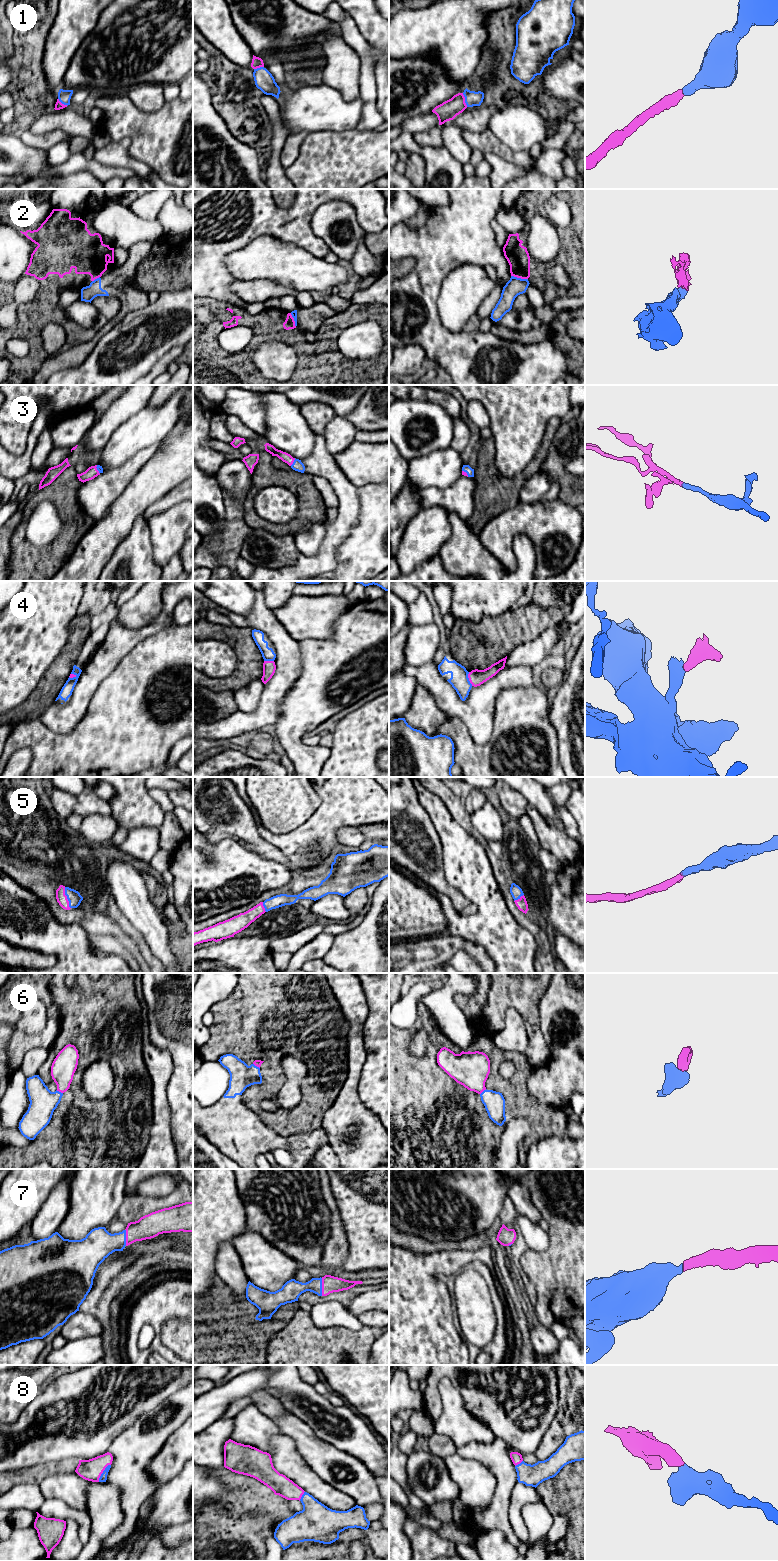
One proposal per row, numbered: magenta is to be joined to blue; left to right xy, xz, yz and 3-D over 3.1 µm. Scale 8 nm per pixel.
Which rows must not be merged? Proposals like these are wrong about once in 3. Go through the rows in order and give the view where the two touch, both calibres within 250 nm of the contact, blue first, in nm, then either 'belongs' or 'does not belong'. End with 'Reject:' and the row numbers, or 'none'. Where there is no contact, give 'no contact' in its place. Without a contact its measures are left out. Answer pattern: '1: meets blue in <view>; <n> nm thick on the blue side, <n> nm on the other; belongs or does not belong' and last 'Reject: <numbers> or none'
1: meets blue in yz; 120 nm thick on the blue side, 160 nm on the other; belongs
2: meets blue in yz; 150 nm thick on the blue side, 180 nm on the other; does not belong
3: meets blue in xz; 90 nm thick on the blue side, 80 nm on the other; belongs
4: meets blue in yz; 150 nm thick on the blue side, 130 nm on the other; does not belong
5: meets blue in xy; 110 nm thick on the blue side, 80 nm on the other; belongs
6: meets blue in xy; 220 nm thick on the blue side, 190 nm on the other; belongs
7: meets blue in xz; 160 nm thick on the blue side, 140 nm on the other; belongs
8: meets blue in xy; 60 nm thick on the blue side, 170 nm on the other; belongs
Reject: 2, 4

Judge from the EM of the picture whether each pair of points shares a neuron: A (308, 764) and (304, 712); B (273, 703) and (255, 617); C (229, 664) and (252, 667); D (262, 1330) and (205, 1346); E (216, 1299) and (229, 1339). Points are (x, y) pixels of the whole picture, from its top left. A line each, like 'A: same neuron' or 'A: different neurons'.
A: same neuron
B: same neuron
C: different neurons
D: same neuron
E: same neuron

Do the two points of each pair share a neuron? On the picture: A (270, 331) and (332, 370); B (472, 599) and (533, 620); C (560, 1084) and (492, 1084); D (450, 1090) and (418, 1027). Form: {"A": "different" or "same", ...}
{"A": "same", "B": "different", "C": "different", "D": "same"}

